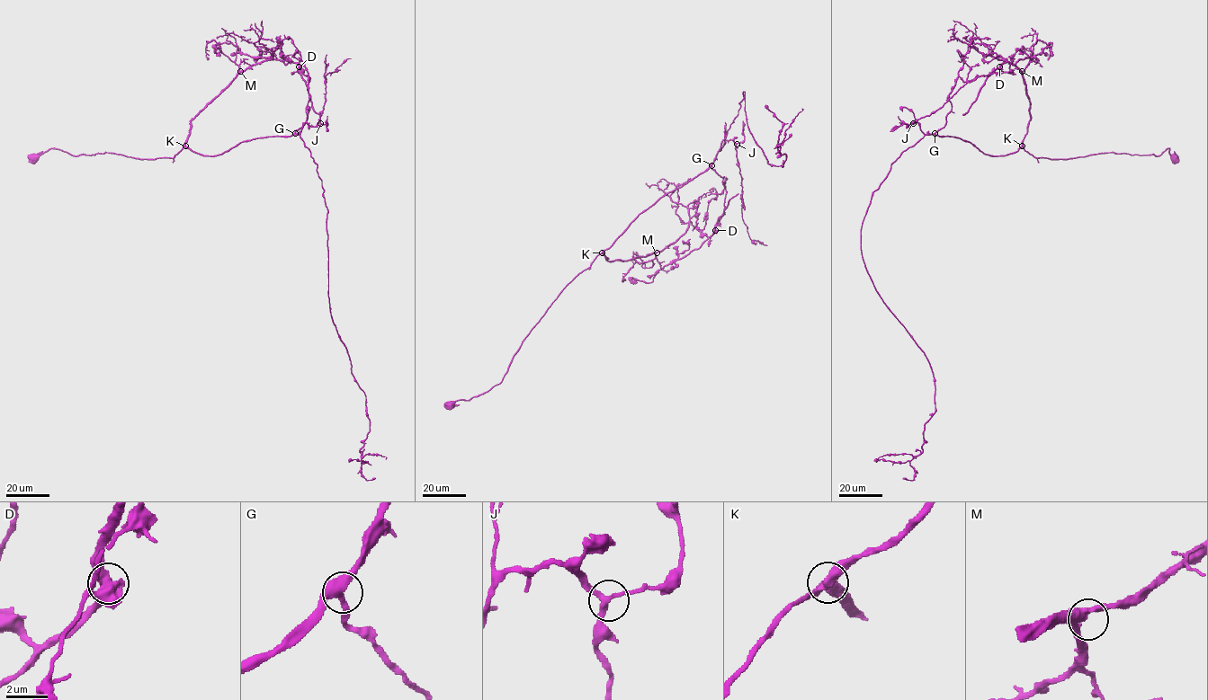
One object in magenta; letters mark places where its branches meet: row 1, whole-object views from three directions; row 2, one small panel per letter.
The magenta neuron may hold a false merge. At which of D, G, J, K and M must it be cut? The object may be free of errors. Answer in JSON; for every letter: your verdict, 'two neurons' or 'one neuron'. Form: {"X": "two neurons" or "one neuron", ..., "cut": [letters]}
{"D": "two neurons", "G": "one neuron", "J": "one neuron", "K": "one neuron", "M": "one neuron", "cut": ["D"]}

